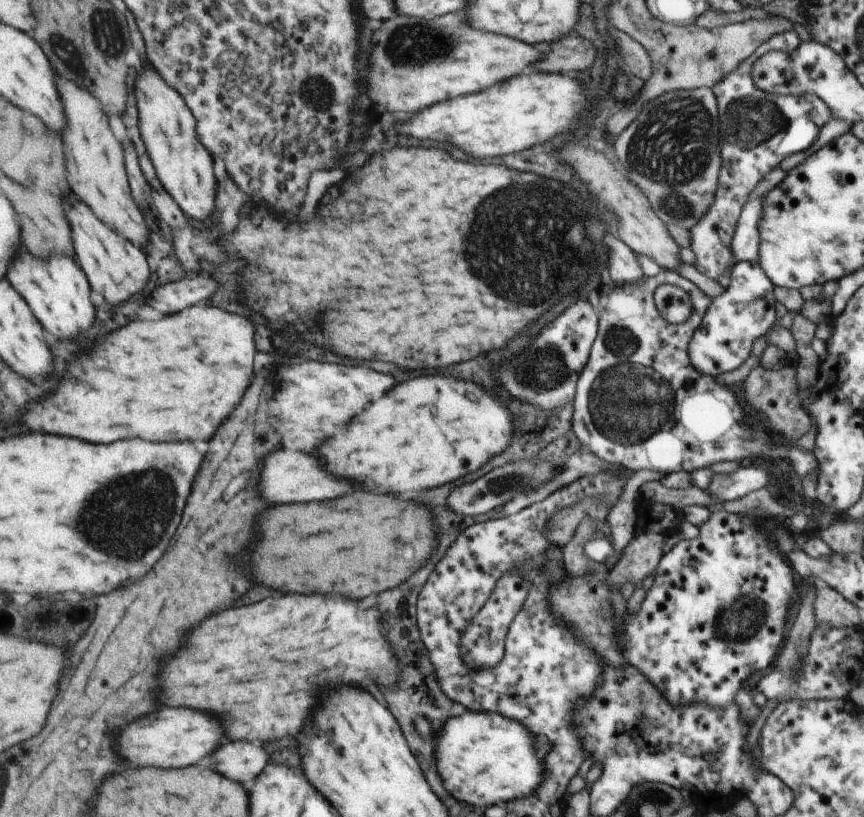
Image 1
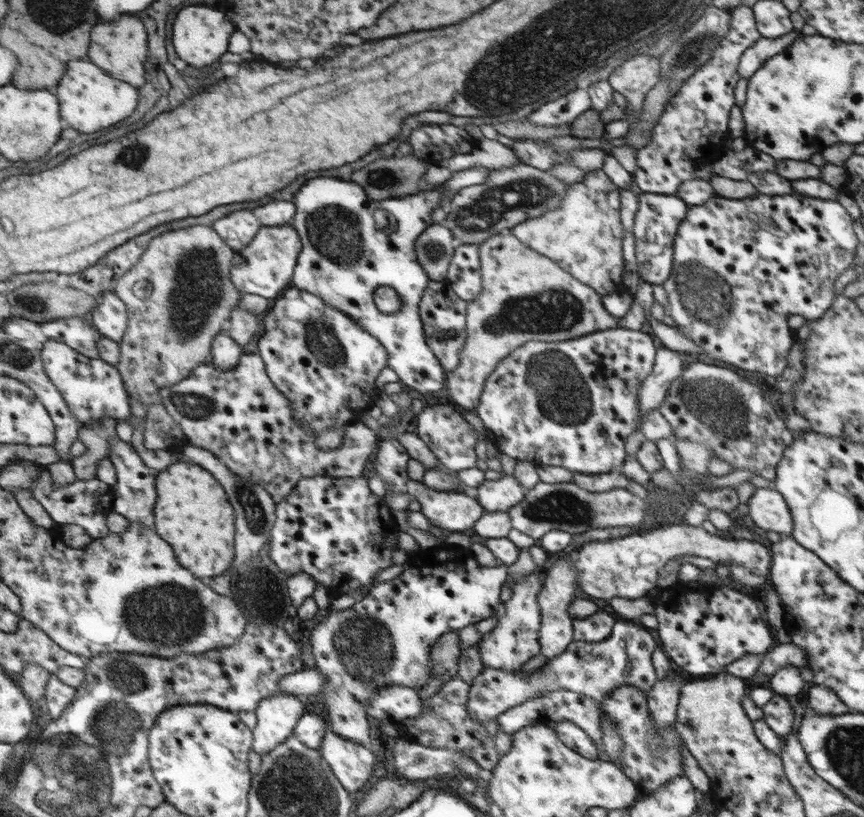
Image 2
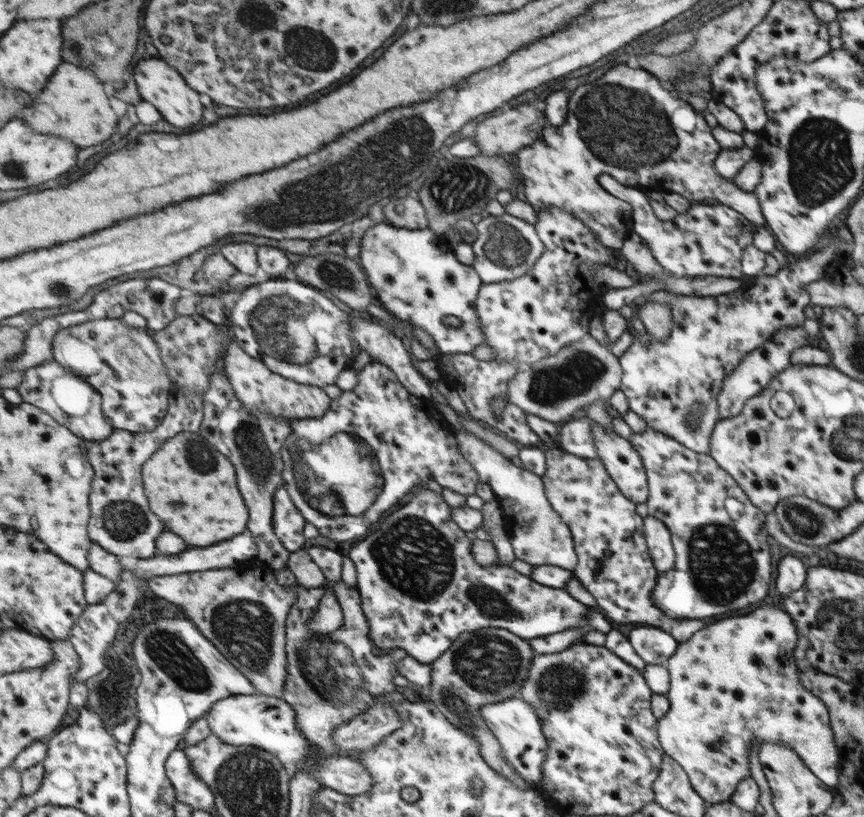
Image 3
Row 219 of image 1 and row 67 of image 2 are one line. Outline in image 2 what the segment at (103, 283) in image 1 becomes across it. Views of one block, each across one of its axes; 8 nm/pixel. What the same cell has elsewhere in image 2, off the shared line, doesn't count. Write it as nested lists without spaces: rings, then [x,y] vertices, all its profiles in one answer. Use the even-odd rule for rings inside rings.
[[[82,60],[70,62],[70,74],[66,74],[66,78],[62,80],[58,96],[62,98],[62,112],[66,114],[74,130],[80,130],[84,134],[92,134],[128,120],[130,116],[134,116],[140,104],[138,88],[128,82],[116,80],[108,76],[108,71],[102,70],[100,66]]]

